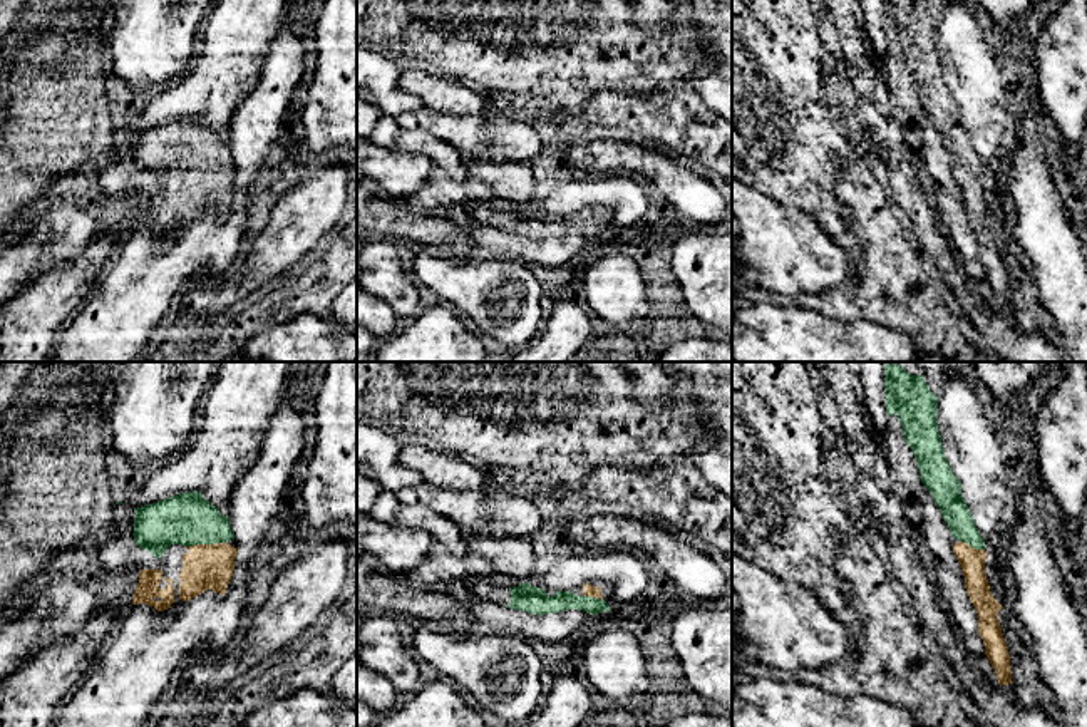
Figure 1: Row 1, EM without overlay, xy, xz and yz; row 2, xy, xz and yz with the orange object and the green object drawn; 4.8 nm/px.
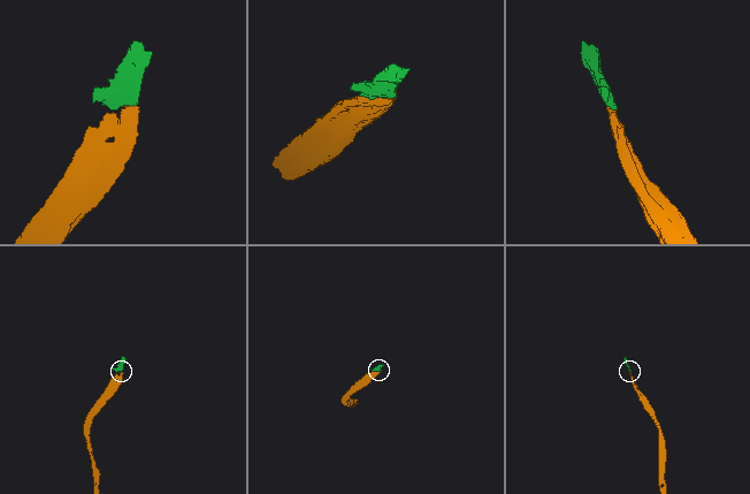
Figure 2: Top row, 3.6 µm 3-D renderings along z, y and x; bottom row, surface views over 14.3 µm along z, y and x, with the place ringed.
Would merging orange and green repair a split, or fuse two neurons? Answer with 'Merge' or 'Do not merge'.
Merge

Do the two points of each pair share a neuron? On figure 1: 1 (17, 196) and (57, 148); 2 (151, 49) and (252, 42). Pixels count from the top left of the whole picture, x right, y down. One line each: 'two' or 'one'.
1: one
2: two

